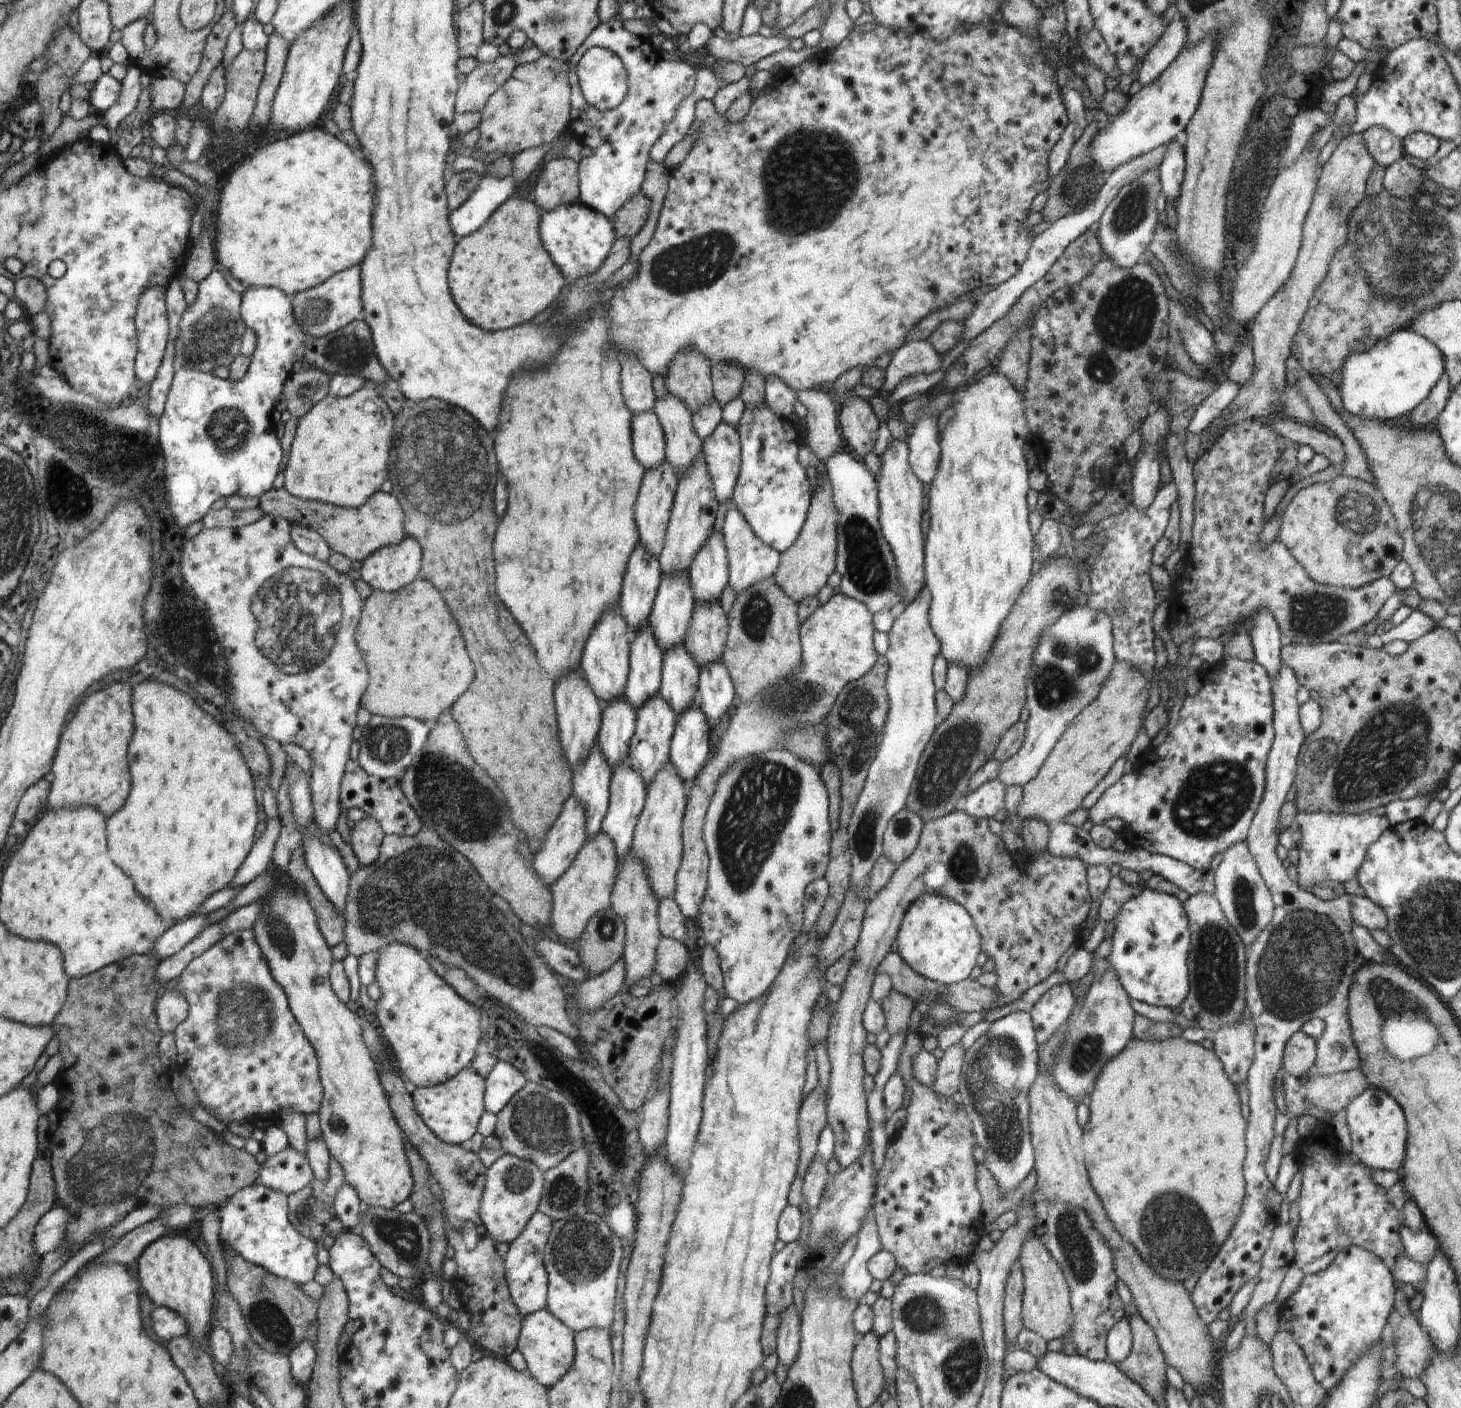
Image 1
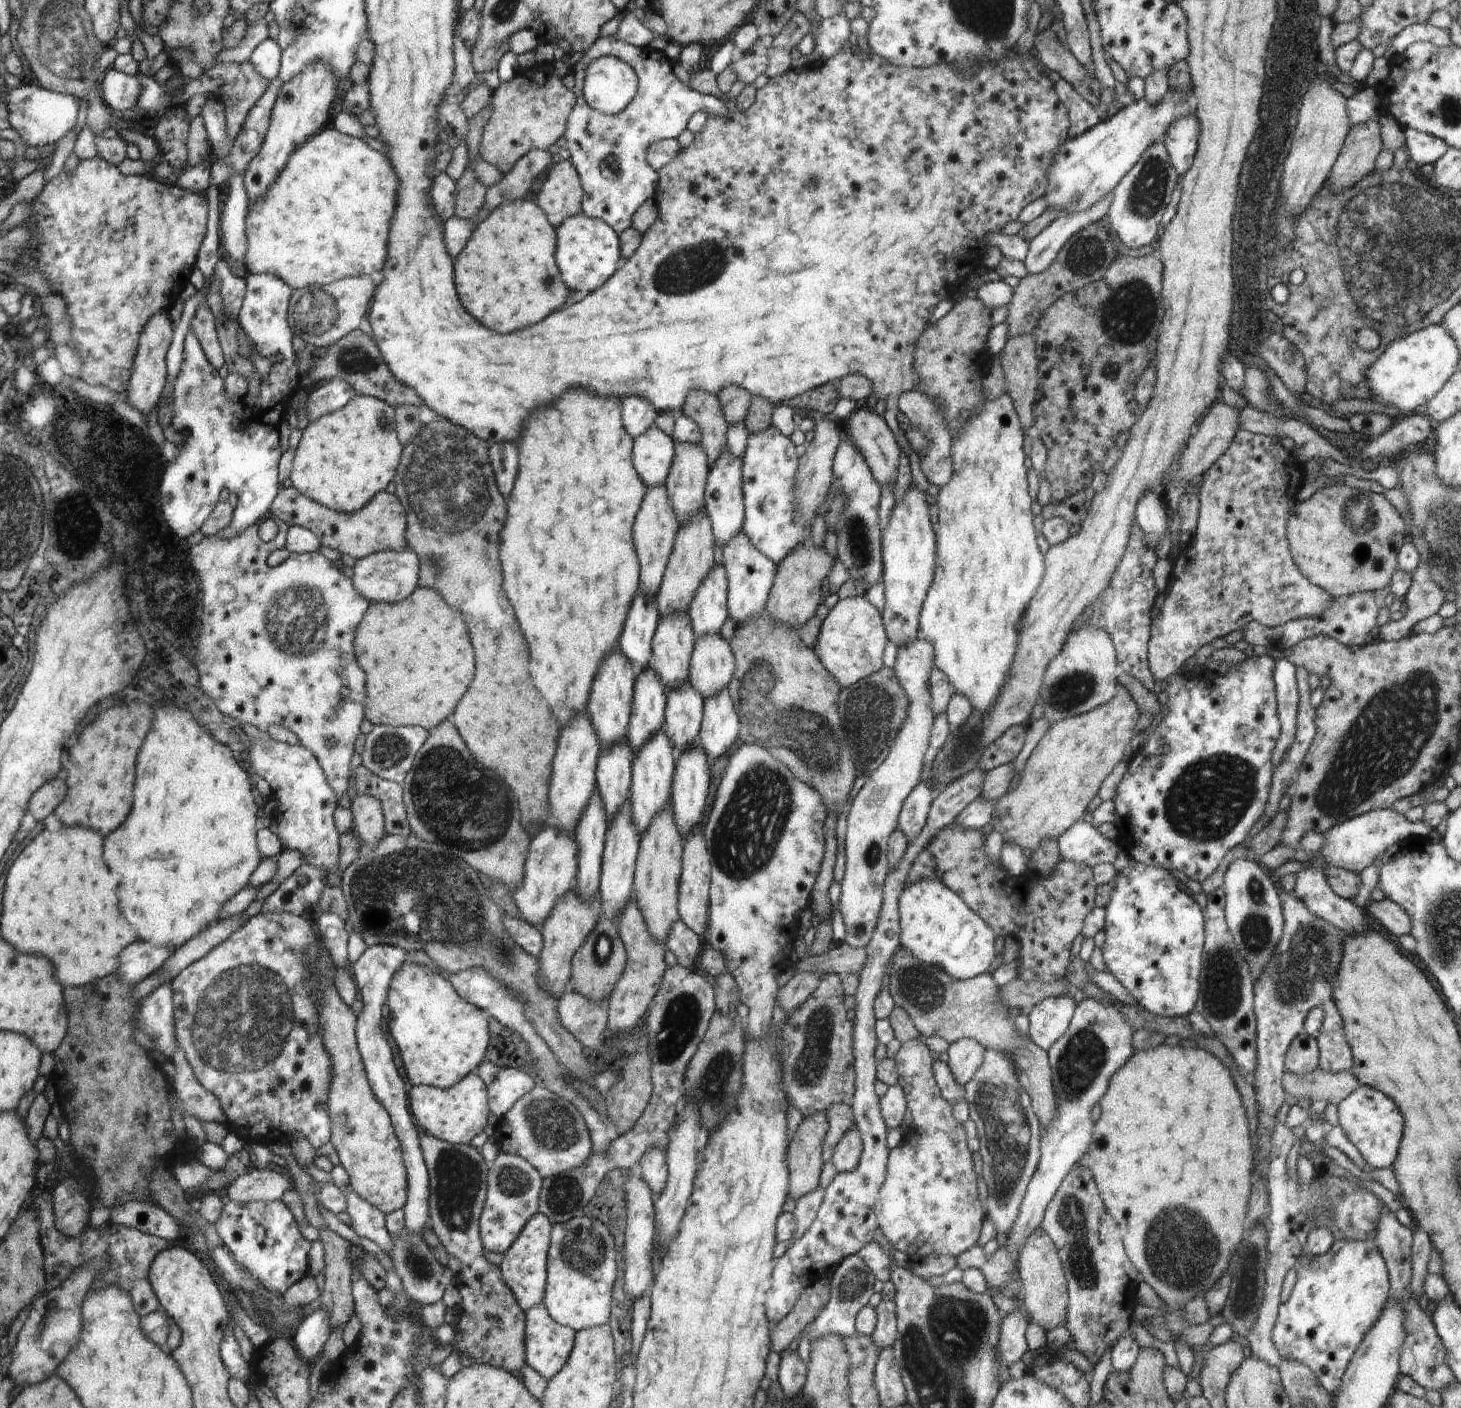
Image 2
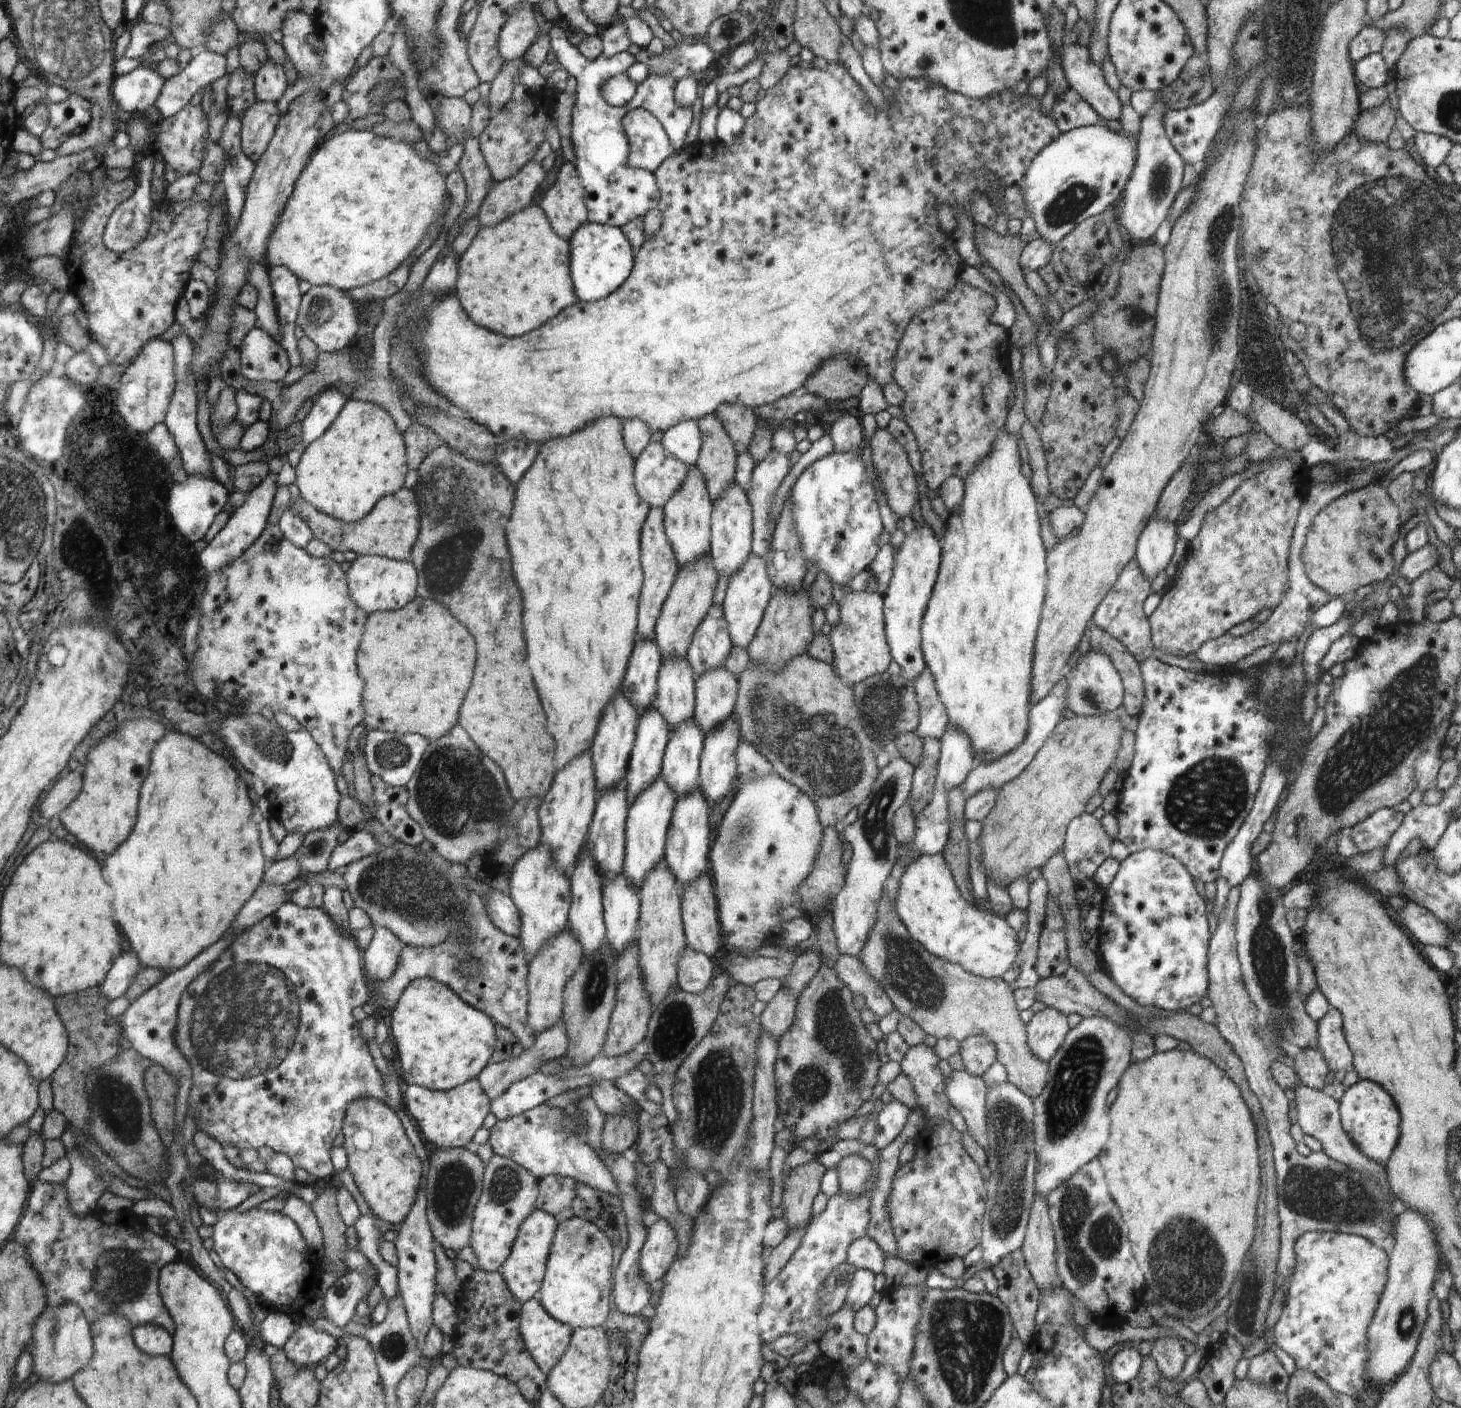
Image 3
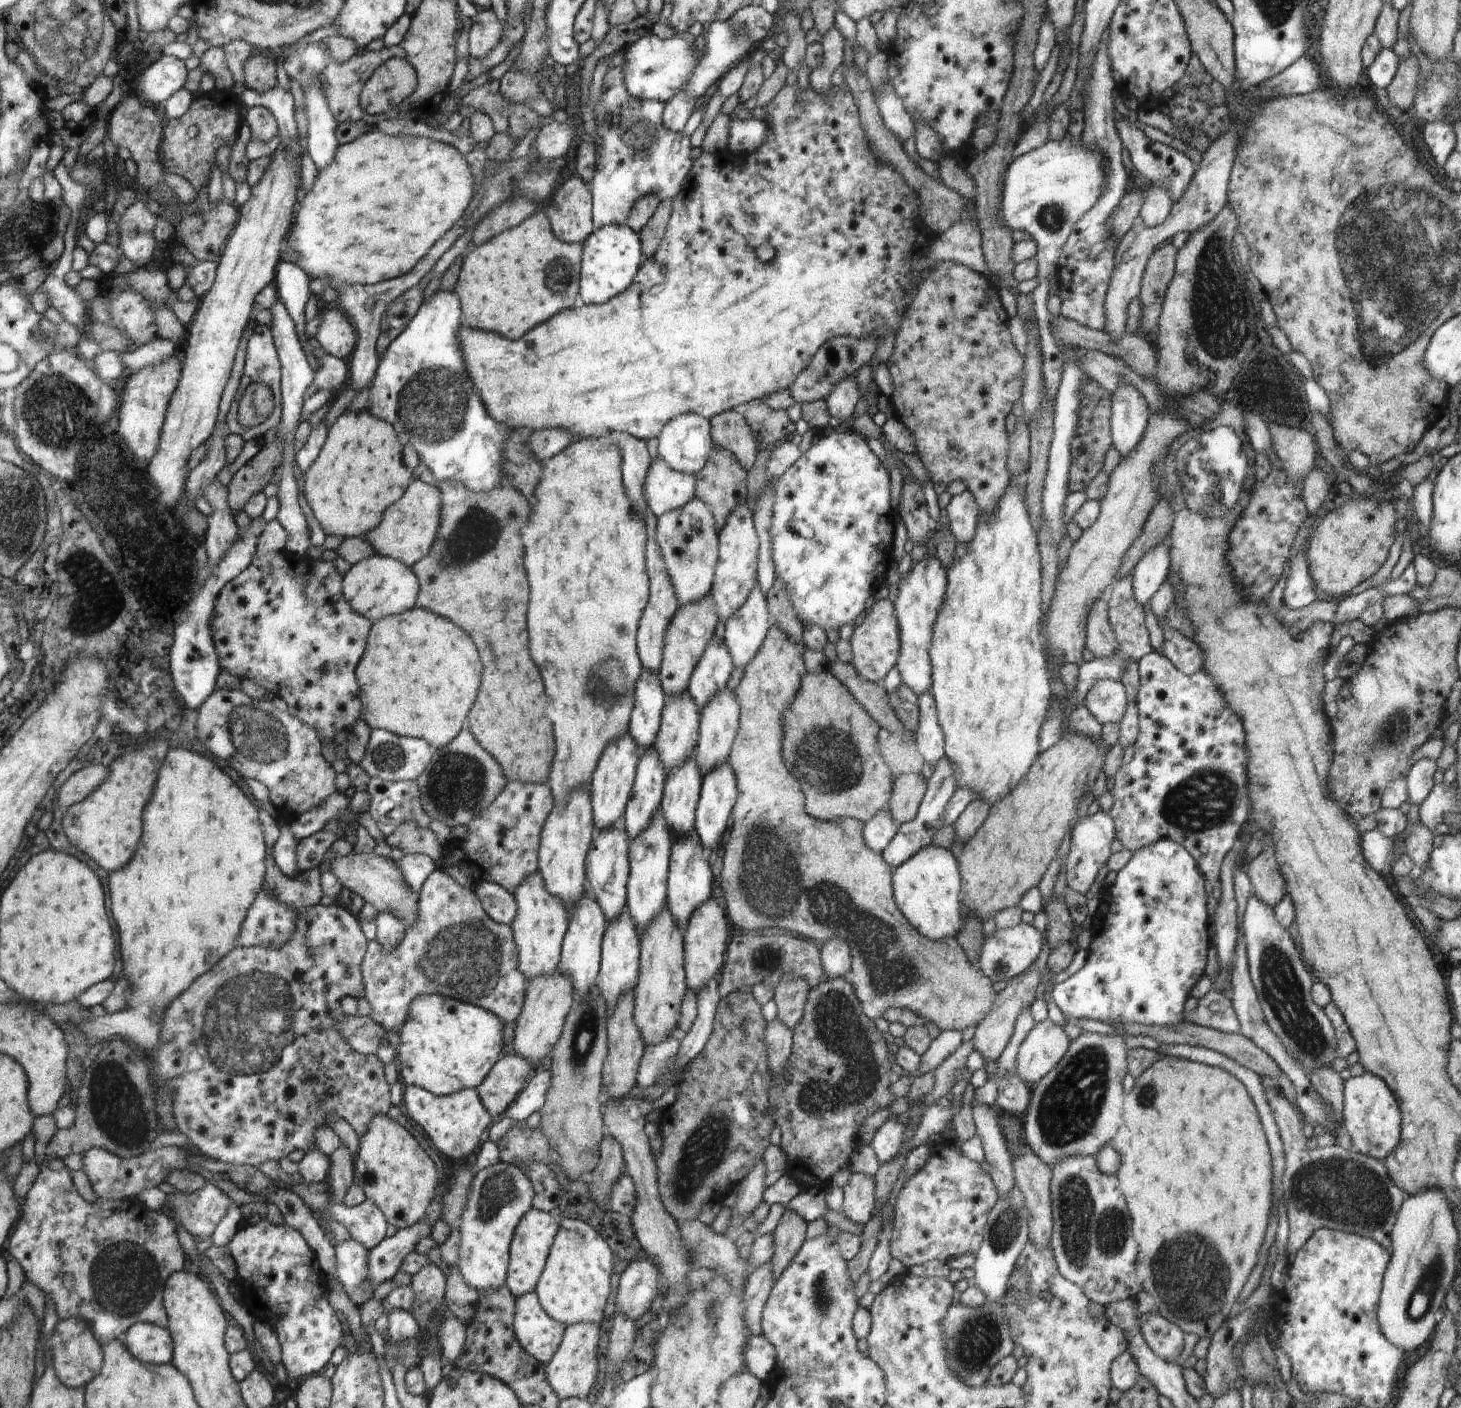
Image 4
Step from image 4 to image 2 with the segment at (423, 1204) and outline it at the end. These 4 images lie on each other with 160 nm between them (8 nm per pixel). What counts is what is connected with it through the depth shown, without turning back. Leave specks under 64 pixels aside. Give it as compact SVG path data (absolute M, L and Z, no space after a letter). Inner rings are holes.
M324 981L323 986L318 988L322 1010L322 1027L319 1030L323 1033L327 1052L334 1062L334 1080L328 1100L328 1110L332 1116L330 1141L338 1153L340 1165L348 1173L352 1190L386 1215L407 1204L402 1145L390 1113L375 1095L368 1080L366 1065L355 1036L358 1013L347 1005L332 981Z

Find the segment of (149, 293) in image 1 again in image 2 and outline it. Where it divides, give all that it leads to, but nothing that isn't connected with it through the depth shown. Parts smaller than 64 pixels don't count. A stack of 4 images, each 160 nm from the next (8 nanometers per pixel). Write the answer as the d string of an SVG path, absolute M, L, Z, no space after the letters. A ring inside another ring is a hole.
M170 310L162 311L147 324L142 336L139 354L135 362L135 374L128 390L129 402L144 415L159 410L157 406L164 394L169 379L168 353L175 339L175 322L170 319Z

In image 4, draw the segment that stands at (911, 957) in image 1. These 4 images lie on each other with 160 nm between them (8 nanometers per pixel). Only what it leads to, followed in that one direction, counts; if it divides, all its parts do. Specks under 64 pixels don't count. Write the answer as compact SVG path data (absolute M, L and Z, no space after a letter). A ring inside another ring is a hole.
M933 844L928 845L893 871L896 904L916 930L936 942L956 938L963 925L963 881L958 860L952 852ZM1020 923L1011 928L999 929L991 936L984 937L977 956L978 968L991 979L993 983L1000 980L1009 981L1030 968L1036 959L1042 954L1042 948L1046 945L1044 933L1041 933L1033 925Z

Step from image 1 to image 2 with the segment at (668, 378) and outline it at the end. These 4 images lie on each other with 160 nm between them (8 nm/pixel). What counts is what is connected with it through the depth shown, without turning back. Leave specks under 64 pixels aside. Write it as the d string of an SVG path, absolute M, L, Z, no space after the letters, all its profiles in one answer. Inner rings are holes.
M692 391L679 414L686 415L699 424L700 444L707 452L710 463L716 463L726 450L729 428L717 395L706 391Z

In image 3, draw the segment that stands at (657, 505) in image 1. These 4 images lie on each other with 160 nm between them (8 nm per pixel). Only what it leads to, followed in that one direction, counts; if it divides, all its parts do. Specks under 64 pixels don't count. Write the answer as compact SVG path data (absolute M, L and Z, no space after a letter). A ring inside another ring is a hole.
M652 507L652 516L648 517L648 524L644 527L644 568L648 572L648 580L643 580L644 600L639 600L638 635L640 638L654 638L655 622L662 610L662 604L672 588L680 564L675 556L671 541L667 539L666 512L662 507Z

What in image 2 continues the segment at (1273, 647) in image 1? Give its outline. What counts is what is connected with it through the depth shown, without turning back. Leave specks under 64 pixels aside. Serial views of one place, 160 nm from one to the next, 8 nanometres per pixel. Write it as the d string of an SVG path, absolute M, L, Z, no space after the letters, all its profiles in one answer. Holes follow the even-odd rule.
M1284 657L1275 659L1272 678L1275 682L1277 715L1281 724L1281 733L1271 758L1274 768L1279 765L1286 749L1291 747L1295 737L1299 701L1296 675L1297 666L1295 664Z

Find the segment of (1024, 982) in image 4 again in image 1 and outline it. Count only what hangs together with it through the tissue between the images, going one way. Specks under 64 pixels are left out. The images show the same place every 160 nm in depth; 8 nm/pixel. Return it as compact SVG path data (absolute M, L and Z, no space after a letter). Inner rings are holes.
M959 1043L946 1049L944 1056L939 1060L935 1082L931 1084L930 1088L940 1097L950 1098L959 1091L964 1055L965 1050L960 1047Z

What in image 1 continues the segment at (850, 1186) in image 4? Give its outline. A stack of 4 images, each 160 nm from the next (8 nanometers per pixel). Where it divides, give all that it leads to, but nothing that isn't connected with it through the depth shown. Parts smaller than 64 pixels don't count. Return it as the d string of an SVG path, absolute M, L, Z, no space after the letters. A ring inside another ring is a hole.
M961 806L943 817L923 823L923 829L921 830L919 841L914 852L912 852L912 854L892 873L889 881L867 901L867 907L863 916L859 937L857 938L856 944L853 948L854 960L849 968L846 981L844 982L844 985L841 986L842 992L840 998L835 1002L836 1010L831 1014L830 1030L826 1045L831 1064L831 1075L826 1099L826 1114L827 1126L830 1126L832 1132L835 1134L835 1149L833 1156L838 1161L838 1164L840 1164L841 1169L848 1168L858 1159L862 1159L862 1156L868 1147L869 1118L867 1113L867 1095L863 1087L863 1078L865 1074L863 1052L867 1045L867 1029L863 1024L863 1015L864 1012L866 1012L867 1003L870 1002L871 987L874 986L875 975L878 971L879 964L883 962L883 959L886 958L887 954L890 952L894 940L898 939L899 928L902 926L903 919L906 918L907 911L910 910L911 904L914 903L916 899L922 898L924 895L946 896L946 898L950 898L953 901L960 903L971 914L975 921L976 928L978 928L980 934L983 936L983 951L986 952L989 958L994 960L994 972L996 973L997 979L993 989L997 992L998 996L995 1000L995 1004L997 1007L1000 1007L1005 1004L1010 1004L1010 1002L1014 1002L1014 1000L1018 1000L1018 998L1020 998L1028 988L1032 988L1032 986L1036 986L1038 982L1042 982L1044 978L1048 978L1048 976L1056 970L1056 962L1058 962L1058 958L1060 958L1060 956L1062 956L1062 954L1064 954L1064 952L1066 952L1074 942L1077 942L1078 938L1082 938L1080 934L1082 934L1082 926L1084 926L1086 916L1088 916L1088 910L1090 910L1091 894L1089 886L1086 886L1086 863L1083 860L1068 857L1055 857L1050 853L1047 853L1042 854L1038 859L1029 861L1028 872L1026 872L1026 864L1025 866L1022 866L1022 872L1020 872L1020 866L1018 866L1018 854L1016 854L1016 858L1014 858L1014 866L1012 866L1012 856L1010 856L1008 850L1004 848L1004 842L1002 842L1001 838L998 838L998 835L992 834L992 832L988 830L988 819L970 816Z

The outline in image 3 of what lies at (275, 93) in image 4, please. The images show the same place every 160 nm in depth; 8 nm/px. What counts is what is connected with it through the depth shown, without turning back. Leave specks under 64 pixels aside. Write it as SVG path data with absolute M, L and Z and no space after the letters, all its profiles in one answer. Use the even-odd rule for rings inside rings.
M270 56L261 64L259 71L256 71L254 80L257 100L274 104L289 85L286 75L284 75L283 66L274 62Z

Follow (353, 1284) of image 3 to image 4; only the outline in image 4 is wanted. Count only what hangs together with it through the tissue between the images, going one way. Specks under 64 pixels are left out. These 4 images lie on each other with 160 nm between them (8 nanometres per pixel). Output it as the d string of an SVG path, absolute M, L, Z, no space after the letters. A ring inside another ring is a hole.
M425 1218L420 1224L398 1229L394 1236L386 1237L379 1245L369 1248L368 1266L371 1288L374 1291L382 1282L393 1279L402 1264L402 1259L414 1249L420 1236L430 1236L433 1225Z

